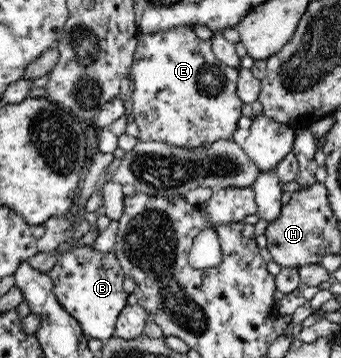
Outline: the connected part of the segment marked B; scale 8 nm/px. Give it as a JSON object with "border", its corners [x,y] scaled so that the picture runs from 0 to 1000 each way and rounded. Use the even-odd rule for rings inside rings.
{"border":[[[270,684],[220,687],[176,709],[138,765],[179,858],[232,899],[252,939],[293,950],[334,939],[340,891],[372,852],[375,821],[361,810],[370,771],[331,701],[302,707]]]}

